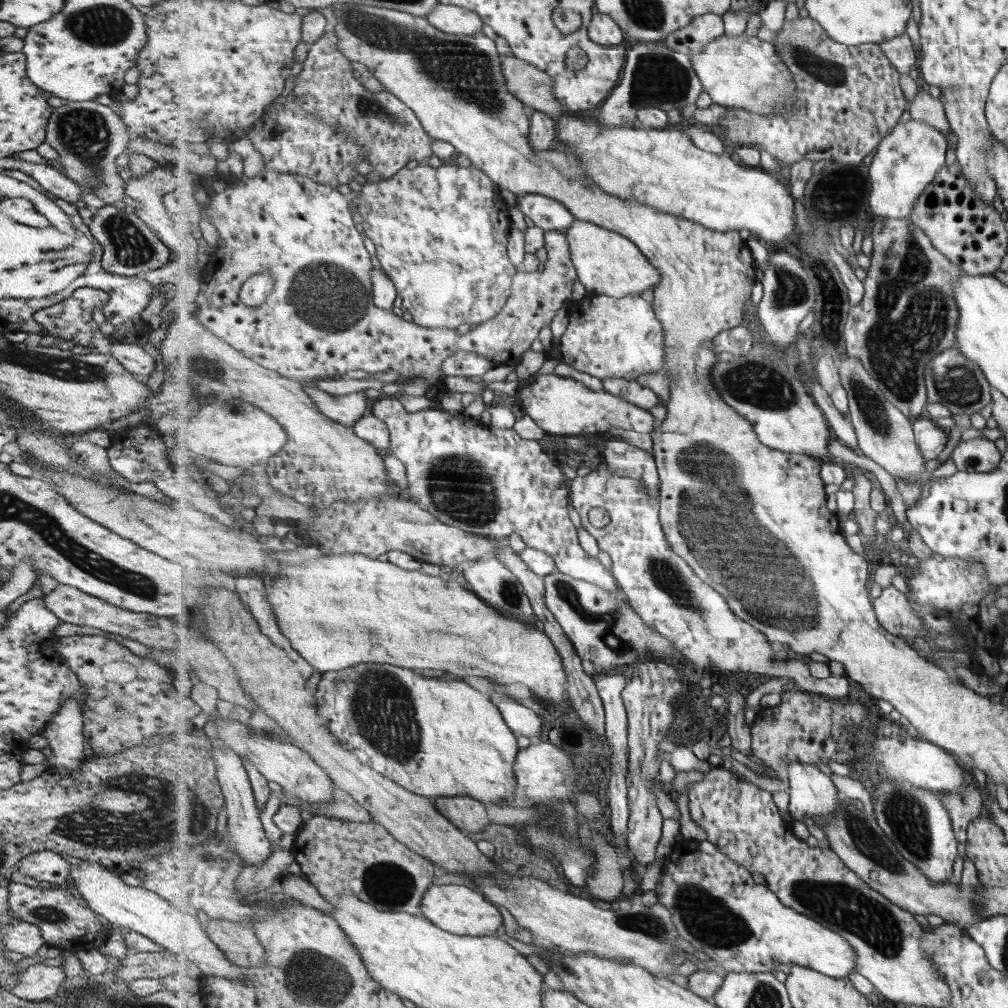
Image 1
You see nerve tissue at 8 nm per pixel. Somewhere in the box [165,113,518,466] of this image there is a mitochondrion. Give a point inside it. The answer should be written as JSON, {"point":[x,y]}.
{"point":[326,299]}

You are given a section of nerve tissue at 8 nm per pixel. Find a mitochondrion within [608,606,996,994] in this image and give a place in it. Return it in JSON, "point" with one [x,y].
{"point":[836,901]}

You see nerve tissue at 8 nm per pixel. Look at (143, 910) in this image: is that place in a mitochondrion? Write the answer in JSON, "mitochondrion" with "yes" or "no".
{"mitochondrion":"no"}

